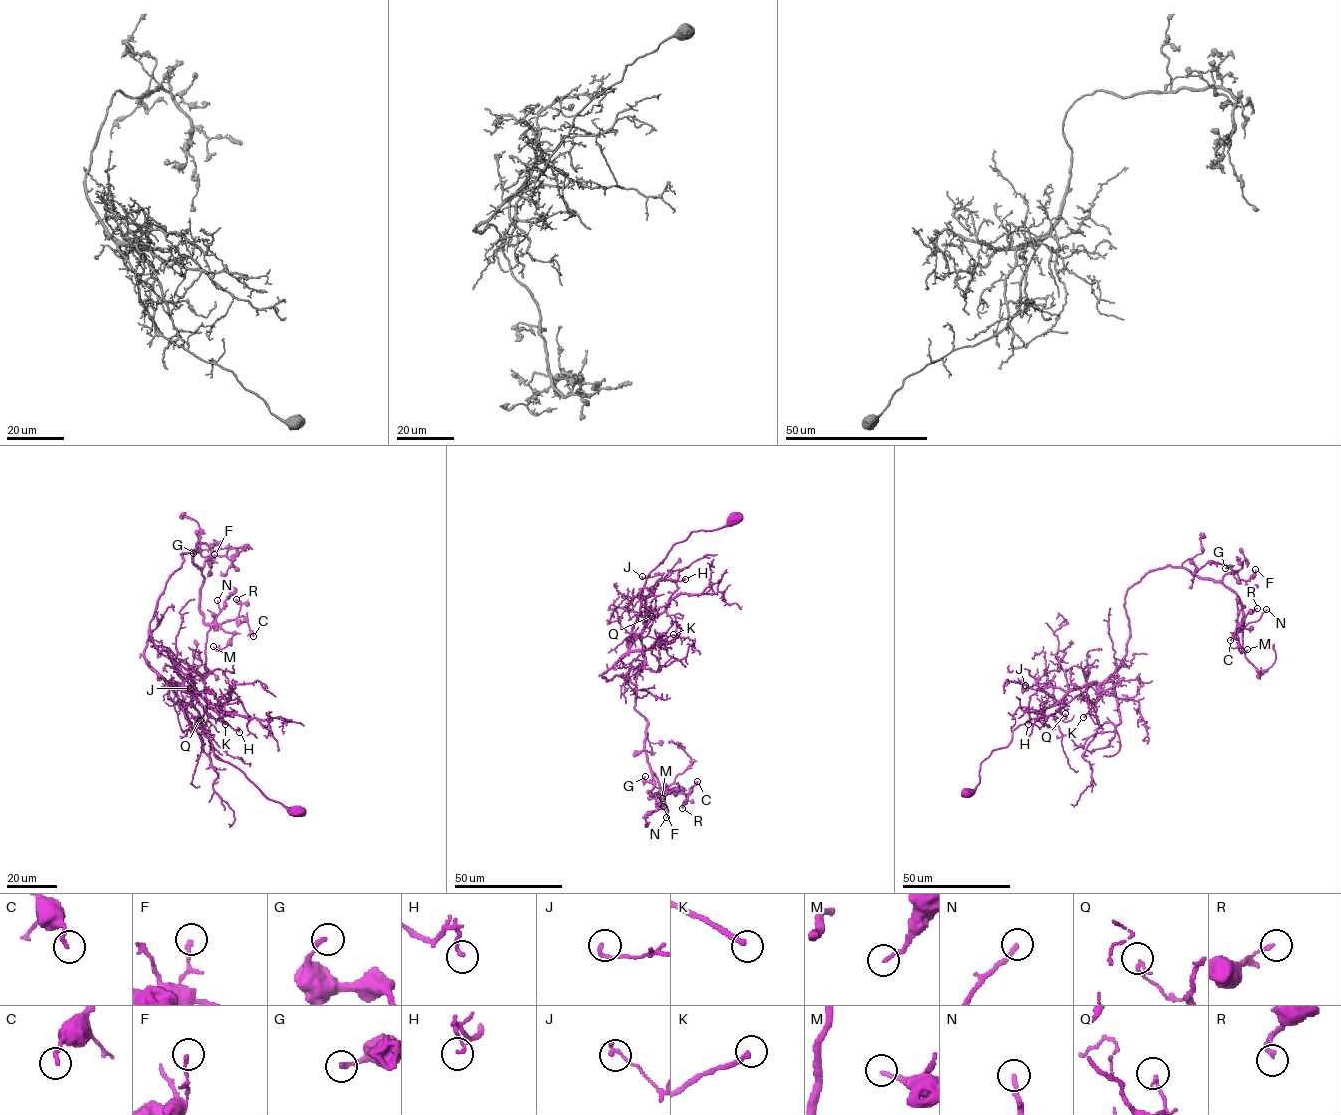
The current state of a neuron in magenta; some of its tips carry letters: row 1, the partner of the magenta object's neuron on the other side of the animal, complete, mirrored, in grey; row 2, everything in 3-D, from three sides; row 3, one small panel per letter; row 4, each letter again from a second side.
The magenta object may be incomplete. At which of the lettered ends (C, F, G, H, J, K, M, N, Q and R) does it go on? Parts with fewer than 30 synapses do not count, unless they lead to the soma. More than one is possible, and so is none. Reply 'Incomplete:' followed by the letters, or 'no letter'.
Incomplete: K, N

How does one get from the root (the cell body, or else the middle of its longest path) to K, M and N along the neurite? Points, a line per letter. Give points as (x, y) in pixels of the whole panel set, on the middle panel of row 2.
K: (735, 518), (718, 529), (693, 531), (675, 543), (647, 576), (627, 646), (646, 650), (673, 634)
M: (735, 518), (672, 546), (646, 578), (628, 651), (603, 674), (636, 695), (651, 794), (679, 788), (662, 798)
N: (735, 518), (672, 546), (646, 578), (628, 651), (603, 674), (636, 695), (666, 817)

